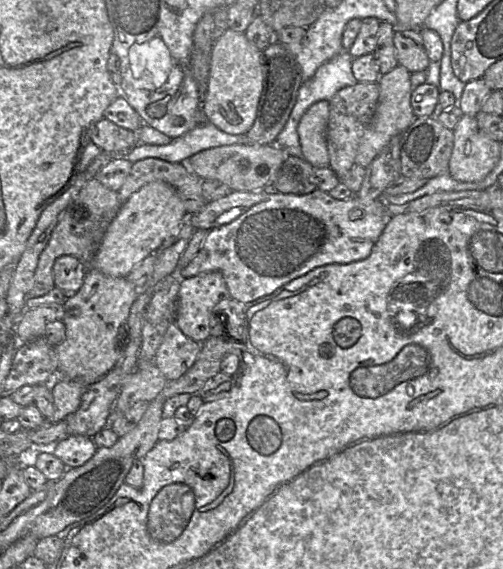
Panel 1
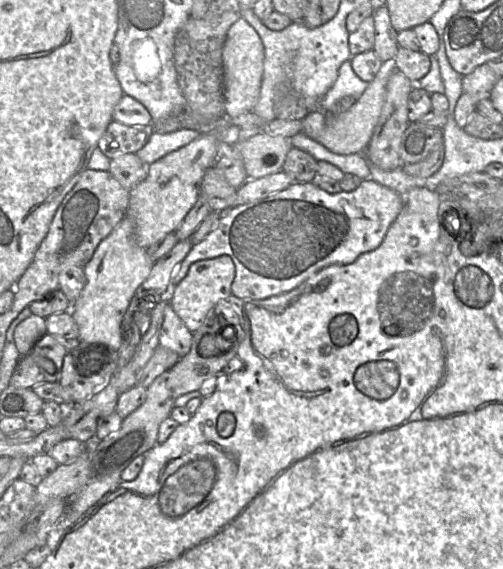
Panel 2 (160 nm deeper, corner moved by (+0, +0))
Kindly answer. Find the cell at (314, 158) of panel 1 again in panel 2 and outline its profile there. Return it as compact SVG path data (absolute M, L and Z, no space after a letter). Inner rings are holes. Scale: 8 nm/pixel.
M394 61L393 63L383 63L375 78L368 83L363 94L350 109L334 118L330 118L328 122L325 120L324 112L311 112L302 119L301 132L334 154L363 154L377 125L386 98L387 83L395 69Z

